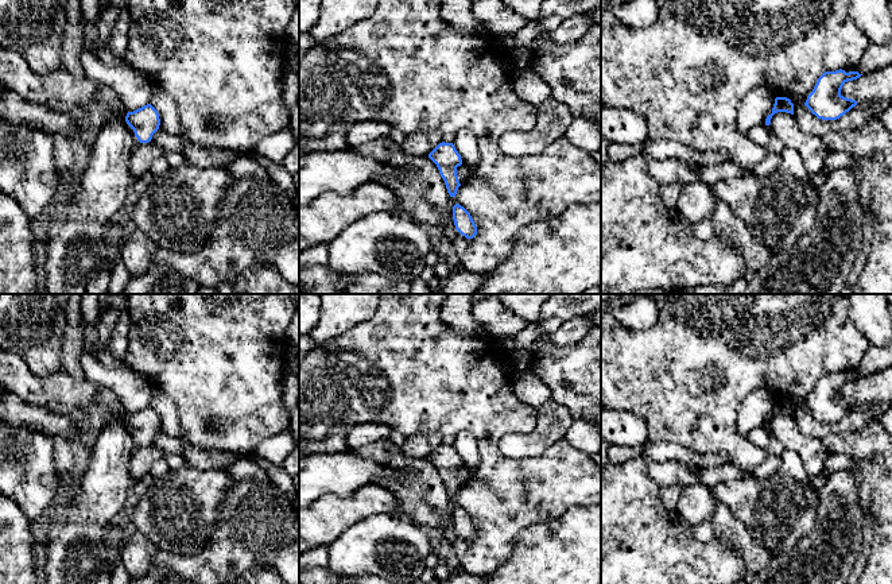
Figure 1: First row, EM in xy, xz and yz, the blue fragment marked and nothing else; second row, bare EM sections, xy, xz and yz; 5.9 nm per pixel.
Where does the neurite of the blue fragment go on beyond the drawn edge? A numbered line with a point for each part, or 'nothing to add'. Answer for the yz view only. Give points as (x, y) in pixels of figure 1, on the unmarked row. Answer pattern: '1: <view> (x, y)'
nothing to add

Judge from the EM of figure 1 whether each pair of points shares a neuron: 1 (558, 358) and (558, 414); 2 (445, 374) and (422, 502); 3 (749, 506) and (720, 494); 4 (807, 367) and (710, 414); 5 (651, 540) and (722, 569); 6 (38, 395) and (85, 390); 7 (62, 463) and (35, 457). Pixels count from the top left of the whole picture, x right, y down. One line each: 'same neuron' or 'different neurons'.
1: different neurons
2: different neurons
3: same neuron
4: same neuron
5: same neuron
6: same neuron
7: different neurons

